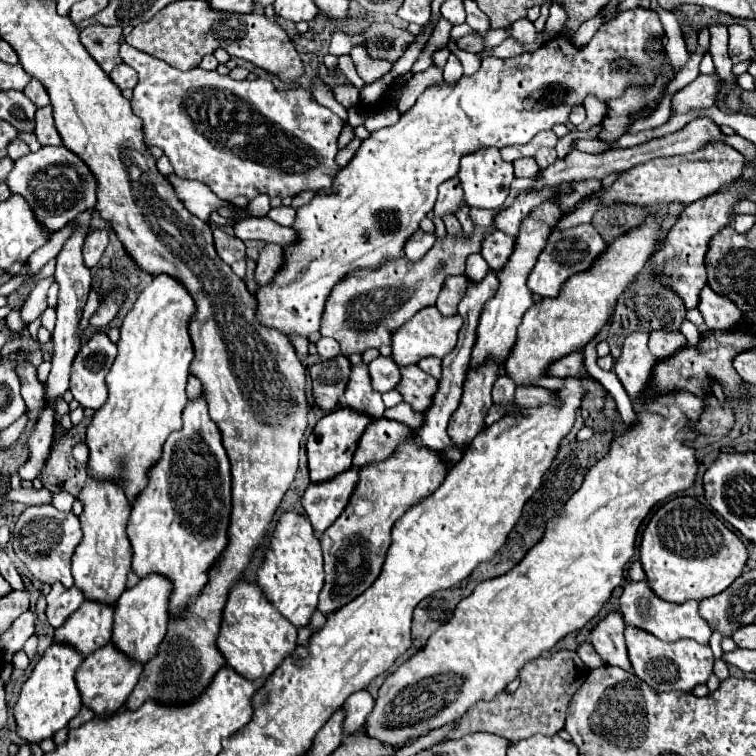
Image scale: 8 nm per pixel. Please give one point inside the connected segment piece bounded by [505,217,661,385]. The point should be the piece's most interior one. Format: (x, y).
(550, 329)

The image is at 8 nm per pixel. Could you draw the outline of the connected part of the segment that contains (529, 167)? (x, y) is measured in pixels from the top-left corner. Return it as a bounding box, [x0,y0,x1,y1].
[513,157,541,177]

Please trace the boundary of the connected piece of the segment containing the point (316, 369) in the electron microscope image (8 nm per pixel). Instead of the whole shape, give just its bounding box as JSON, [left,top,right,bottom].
[309,355,351,411]

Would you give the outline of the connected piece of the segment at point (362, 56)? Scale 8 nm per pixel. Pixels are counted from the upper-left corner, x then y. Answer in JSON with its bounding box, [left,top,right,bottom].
[349,45,391,83]

